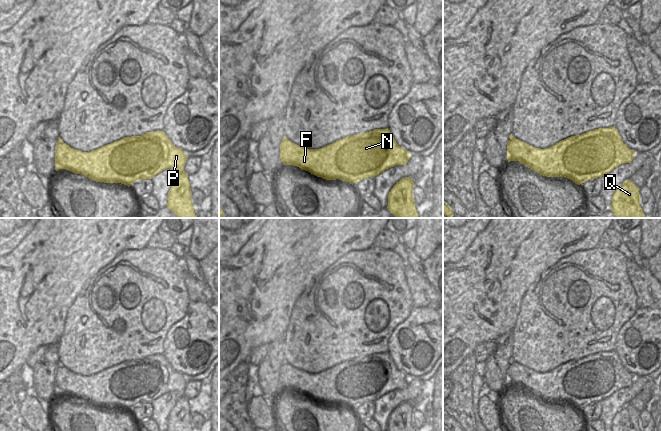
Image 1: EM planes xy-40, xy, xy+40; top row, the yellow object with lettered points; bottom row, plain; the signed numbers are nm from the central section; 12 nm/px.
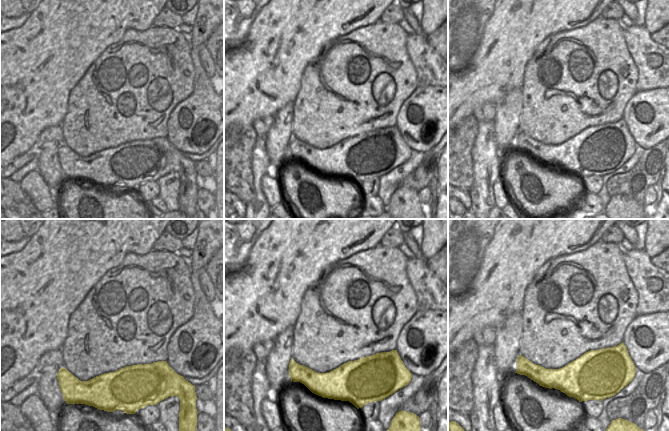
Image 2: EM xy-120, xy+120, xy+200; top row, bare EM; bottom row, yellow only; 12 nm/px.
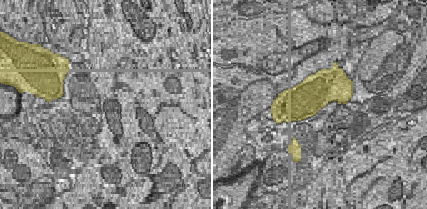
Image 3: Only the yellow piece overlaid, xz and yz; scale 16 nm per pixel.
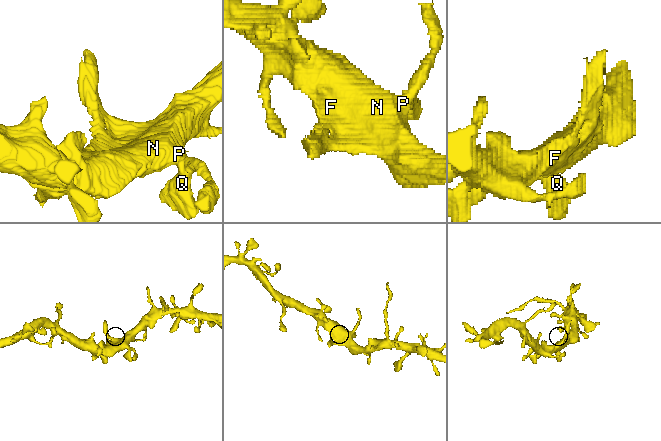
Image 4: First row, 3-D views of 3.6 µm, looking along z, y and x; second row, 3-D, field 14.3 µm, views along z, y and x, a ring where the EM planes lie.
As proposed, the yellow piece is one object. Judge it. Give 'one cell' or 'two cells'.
one cell

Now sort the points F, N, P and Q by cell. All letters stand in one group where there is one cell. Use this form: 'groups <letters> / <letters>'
groups F N P Q

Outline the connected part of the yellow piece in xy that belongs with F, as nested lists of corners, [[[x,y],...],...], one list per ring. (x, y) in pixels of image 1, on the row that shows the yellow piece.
[[[388,128],[375,129],[359,135],[347,136],[319,149],[301,147],[283,136],[280,159],[284,165],[293,165],[326,180],[342,180],[354,184],[368,177],[374,178],[396,165],[406,165],[410,153],[400,147]]]

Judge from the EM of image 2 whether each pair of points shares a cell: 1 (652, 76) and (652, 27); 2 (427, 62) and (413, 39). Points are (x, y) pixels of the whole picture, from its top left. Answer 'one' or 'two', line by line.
1: two
2: one

